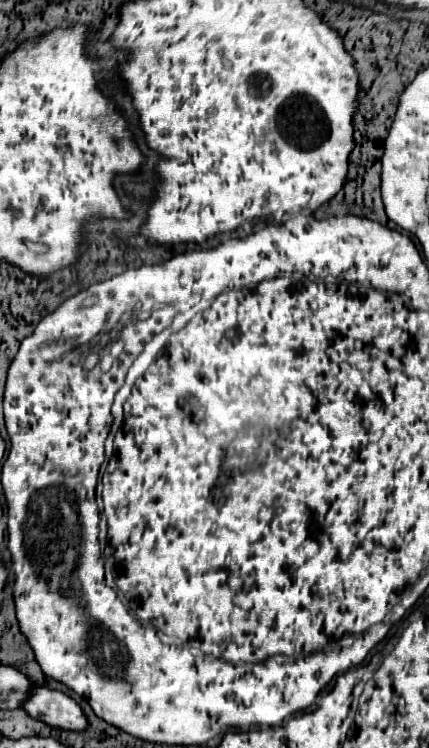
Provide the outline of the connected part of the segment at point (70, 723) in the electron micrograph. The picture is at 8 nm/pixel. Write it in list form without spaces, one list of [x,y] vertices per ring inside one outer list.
[[[36,686],[22,708],[32,718],[62,730],[84,732],[84,728],[88,728],[88,718],[84,716],[80,704],[76,704],[76,700],[64,692],[52,690],[48,686]]]

